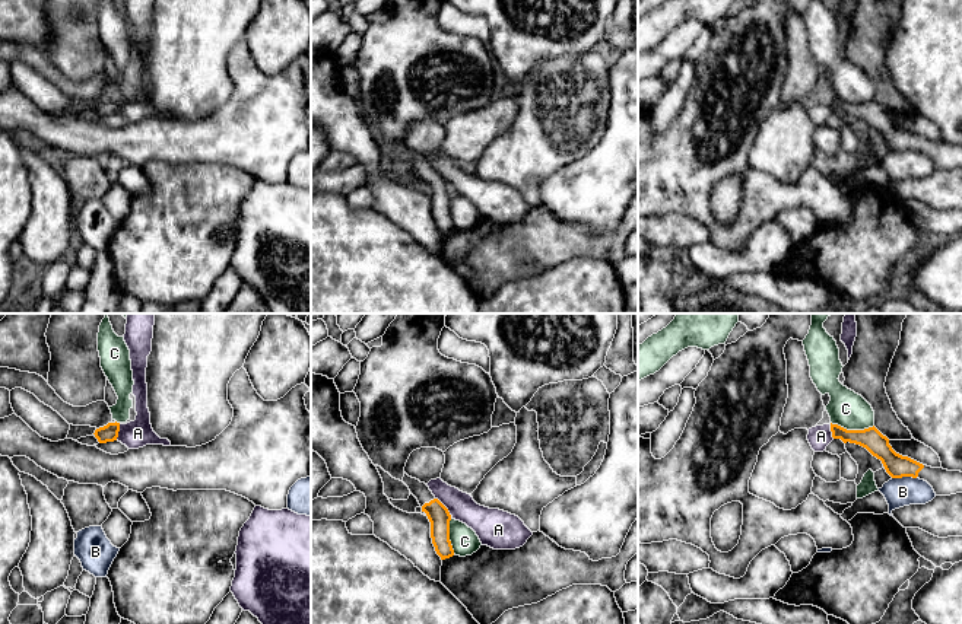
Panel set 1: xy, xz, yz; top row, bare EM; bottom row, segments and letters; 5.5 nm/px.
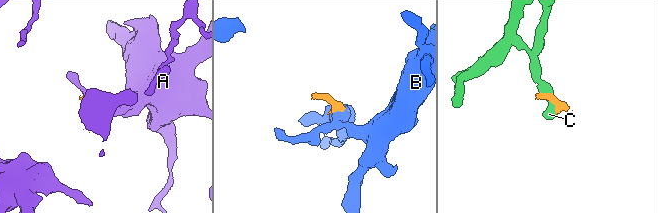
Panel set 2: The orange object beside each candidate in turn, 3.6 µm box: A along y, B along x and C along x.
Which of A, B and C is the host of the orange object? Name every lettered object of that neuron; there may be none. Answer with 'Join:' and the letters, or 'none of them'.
Join: none of them

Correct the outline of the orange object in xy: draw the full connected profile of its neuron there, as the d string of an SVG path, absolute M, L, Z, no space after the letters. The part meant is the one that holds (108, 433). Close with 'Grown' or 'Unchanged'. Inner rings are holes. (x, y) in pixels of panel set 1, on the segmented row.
M108 423L104 427L95 430L95 437L99 443L114 442L118 437L120 423Z. Unchanged

